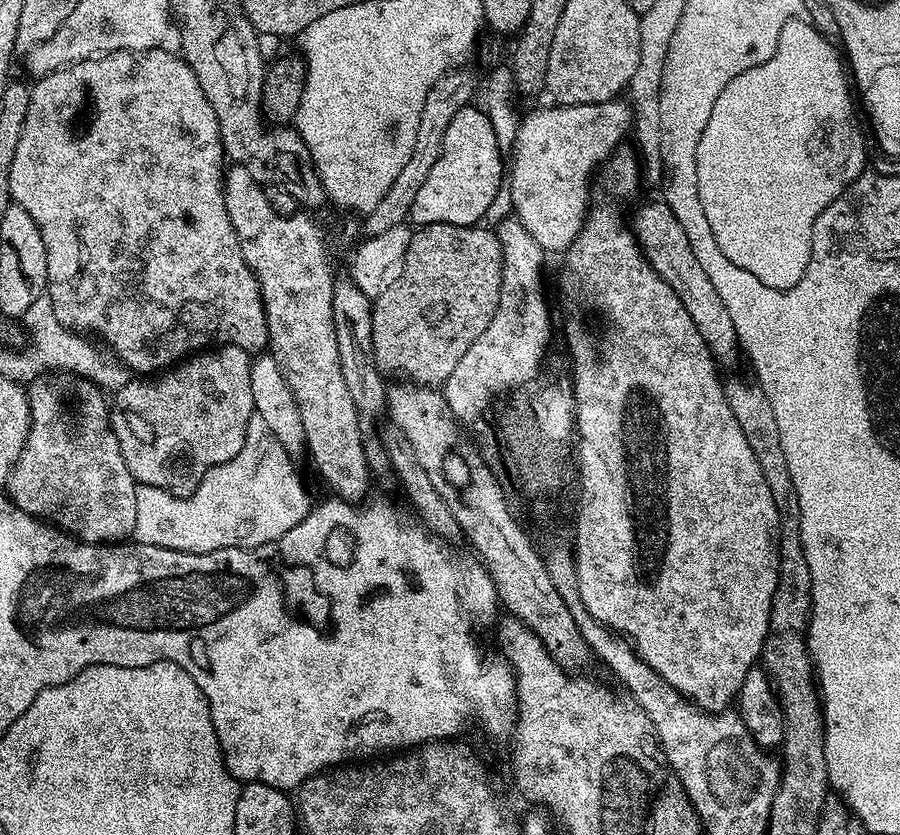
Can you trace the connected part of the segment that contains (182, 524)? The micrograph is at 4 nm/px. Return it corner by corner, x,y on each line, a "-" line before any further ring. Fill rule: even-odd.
253,414
248,419
248,433
242,450
230,462
214,466
202,478
202,482
188,496
175,496
161,488
139,485
138,518
135,539
142,544
161,544
164,548
179,552
209,552
219,548
257,548
271,540
282,538
286,530
294,530
302,518
306,518
314,500
308,497
308,488
302,477
296,473
293,457
270,434
270,426
262,418

